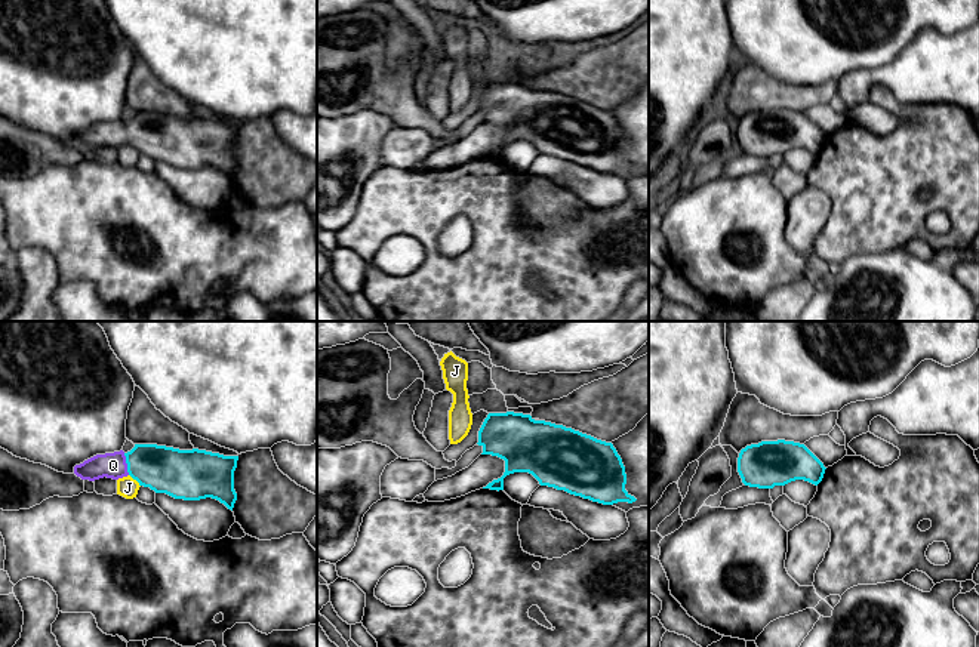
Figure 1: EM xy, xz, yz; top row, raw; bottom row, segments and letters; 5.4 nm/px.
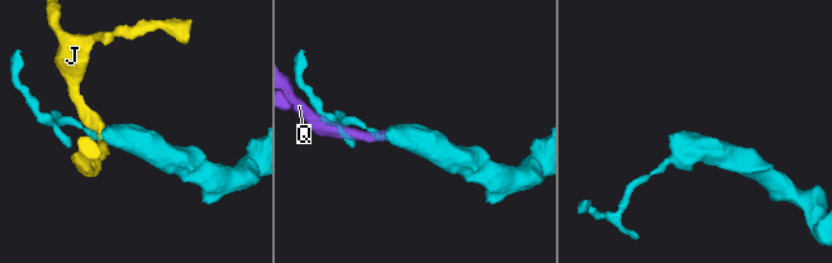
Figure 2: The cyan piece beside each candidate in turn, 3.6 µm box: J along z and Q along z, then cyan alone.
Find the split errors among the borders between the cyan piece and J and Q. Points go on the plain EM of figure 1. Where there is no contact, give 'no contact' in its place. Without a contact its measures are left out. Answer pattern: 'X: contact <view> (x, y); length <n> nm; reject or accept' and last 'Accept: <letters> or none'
J: contact xy (135, 147); length 90 nm; reject
Q: contact xy (126, 131); length 120 nm; accept
Accept: Q

